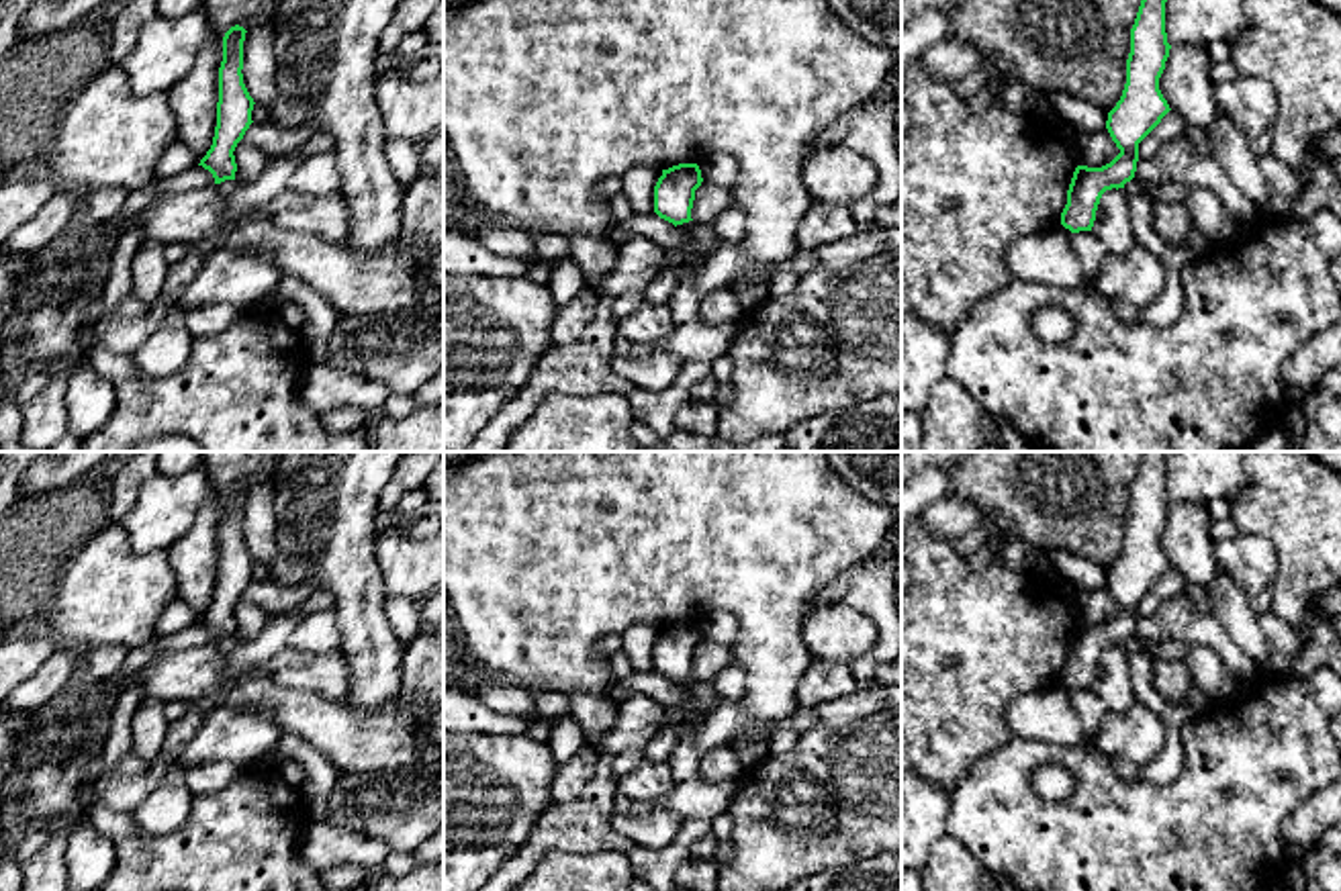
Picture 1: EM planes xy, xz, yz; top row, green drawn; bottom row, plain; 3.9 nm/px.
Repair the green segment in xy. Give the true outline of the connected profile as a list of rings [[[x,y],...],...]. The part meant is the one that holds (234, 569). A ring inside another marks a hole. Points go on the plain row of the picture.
[[[235,482],[223,495],[223,519],[219,525],[219,560],[213,603],[198,623],[209,627],[215,642],[235,638],[235,605],[249,587],[253,556],[243,542],[245,486]]]

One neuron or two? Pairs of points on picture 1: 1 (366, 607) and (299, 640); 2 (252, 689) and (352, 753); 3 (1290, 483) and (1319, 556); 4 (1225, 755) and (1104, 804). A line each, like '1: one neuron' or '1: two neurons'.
1: two neurons
2: one neuron
3: one neuron
4: one neuron

